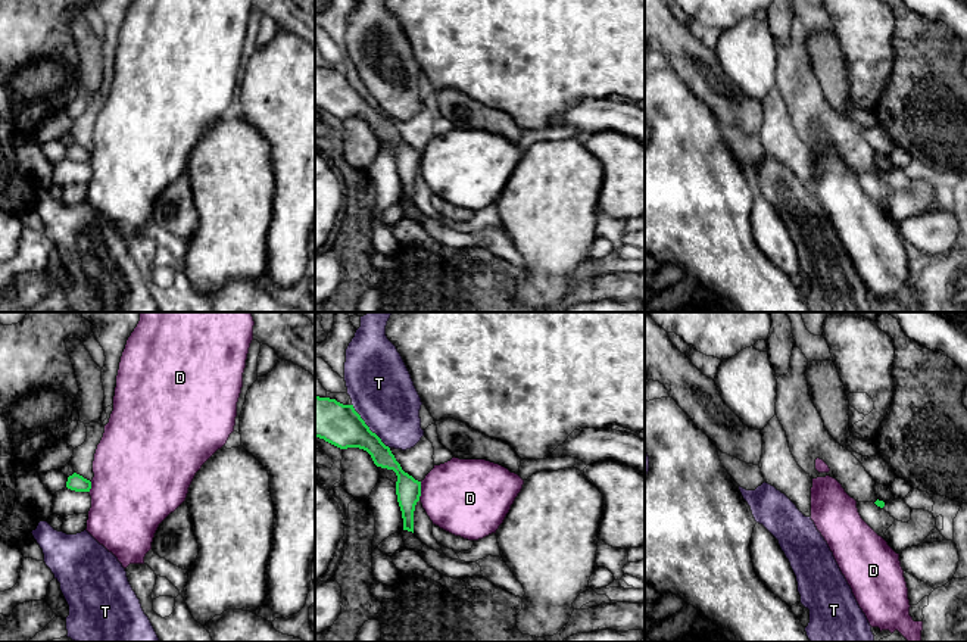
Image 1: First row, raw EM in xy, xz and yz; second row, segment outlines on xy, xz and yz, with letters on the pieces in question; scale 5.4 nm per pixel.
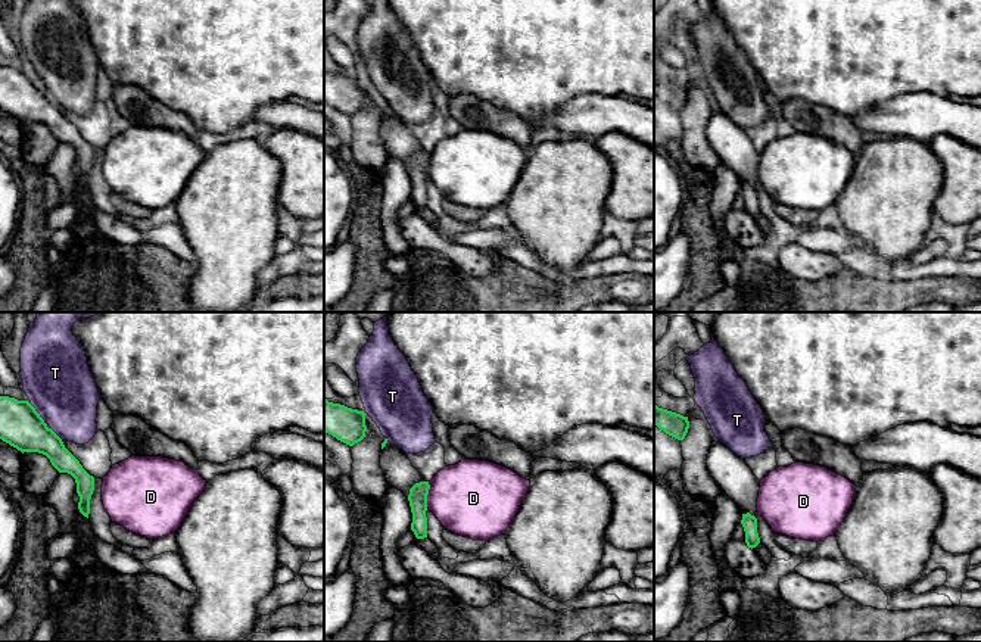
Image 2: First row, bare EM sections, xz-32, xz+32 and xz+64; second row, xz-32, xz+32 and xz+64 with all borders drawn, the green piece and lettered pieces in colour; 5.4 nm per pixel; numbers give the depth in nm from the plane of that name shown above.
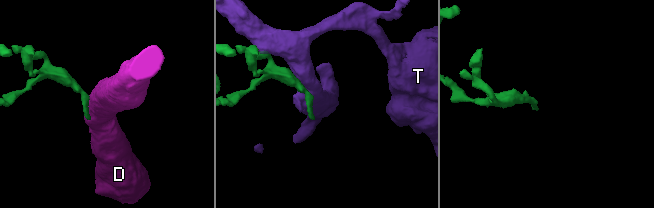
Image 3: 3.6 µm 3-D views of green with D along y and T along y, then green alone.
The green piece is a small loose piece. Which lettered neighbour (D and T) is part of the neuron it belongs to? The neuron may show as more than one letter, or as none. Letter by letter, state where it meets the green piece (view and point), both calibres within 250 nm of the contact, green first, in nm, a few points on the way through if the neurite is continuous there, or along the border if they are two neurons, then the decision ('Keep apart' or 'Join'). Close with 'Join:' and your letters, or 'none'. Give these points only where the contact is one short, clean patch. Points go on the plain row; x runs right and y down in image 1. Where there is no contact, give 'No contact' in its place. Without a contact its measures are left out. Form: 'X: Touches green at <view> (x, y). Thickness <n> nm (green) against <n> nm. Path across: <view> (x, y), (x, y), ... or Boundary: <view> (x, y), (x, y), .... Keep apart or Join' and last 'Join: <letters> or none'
D: Touches green at xz (420, 161). Thickness 140 nm (green) against 420 nm. Boundary: xz (421, 152), (421, 165), (418, 168). Keep apart
T: Touches green at xz (367, 96). Thickness 220 nm (green) against 360 nm. Boundary: xz (352, 74), (364, 93), (389, 118). Keep apart
Join: none

